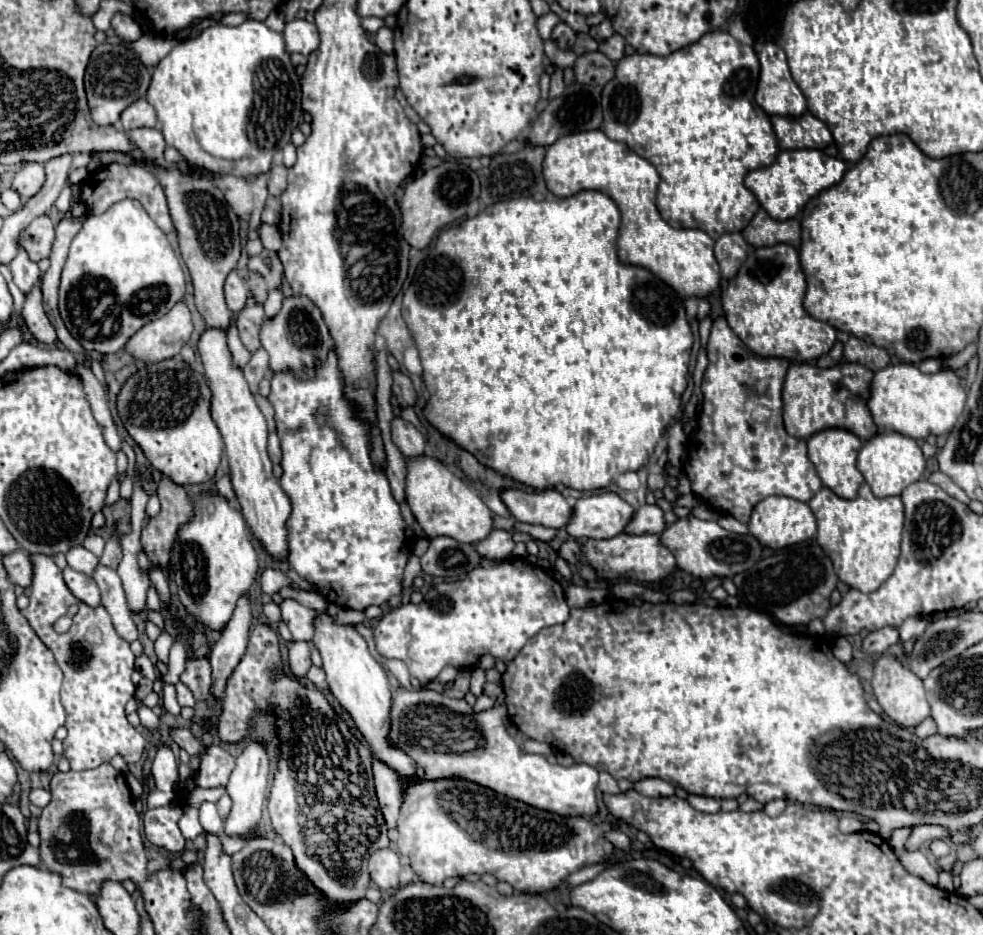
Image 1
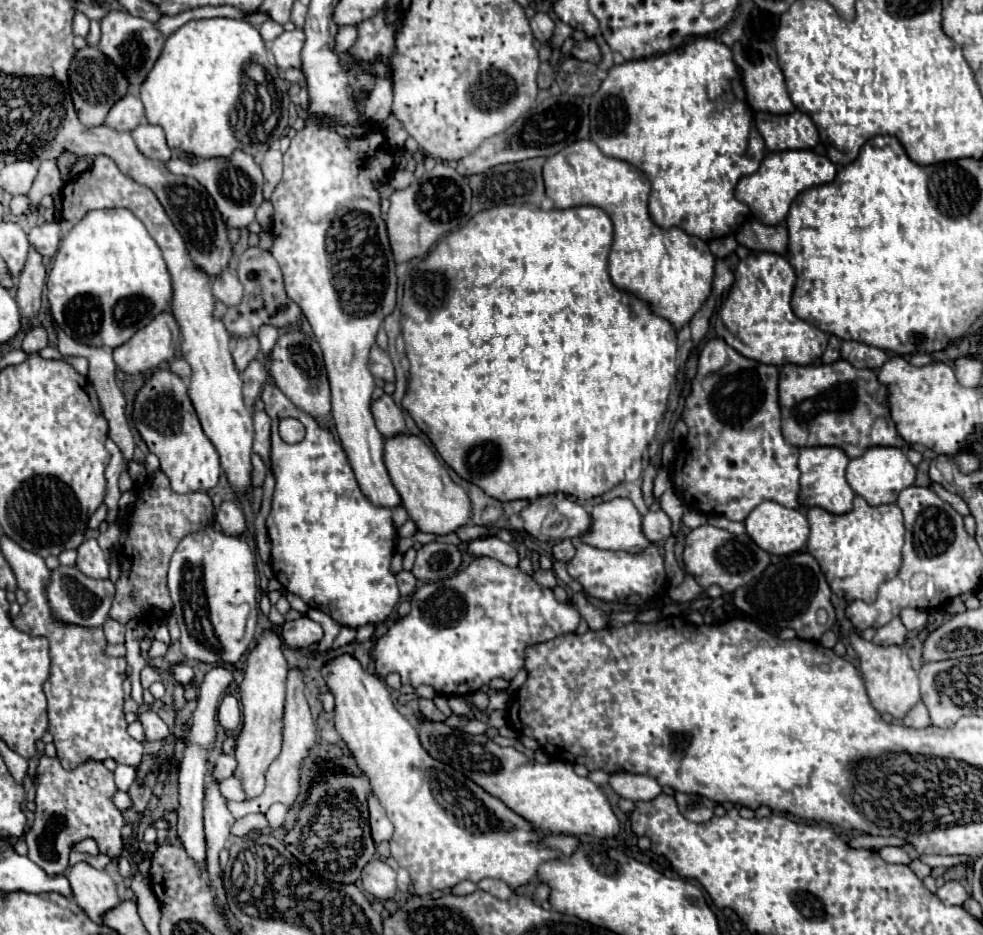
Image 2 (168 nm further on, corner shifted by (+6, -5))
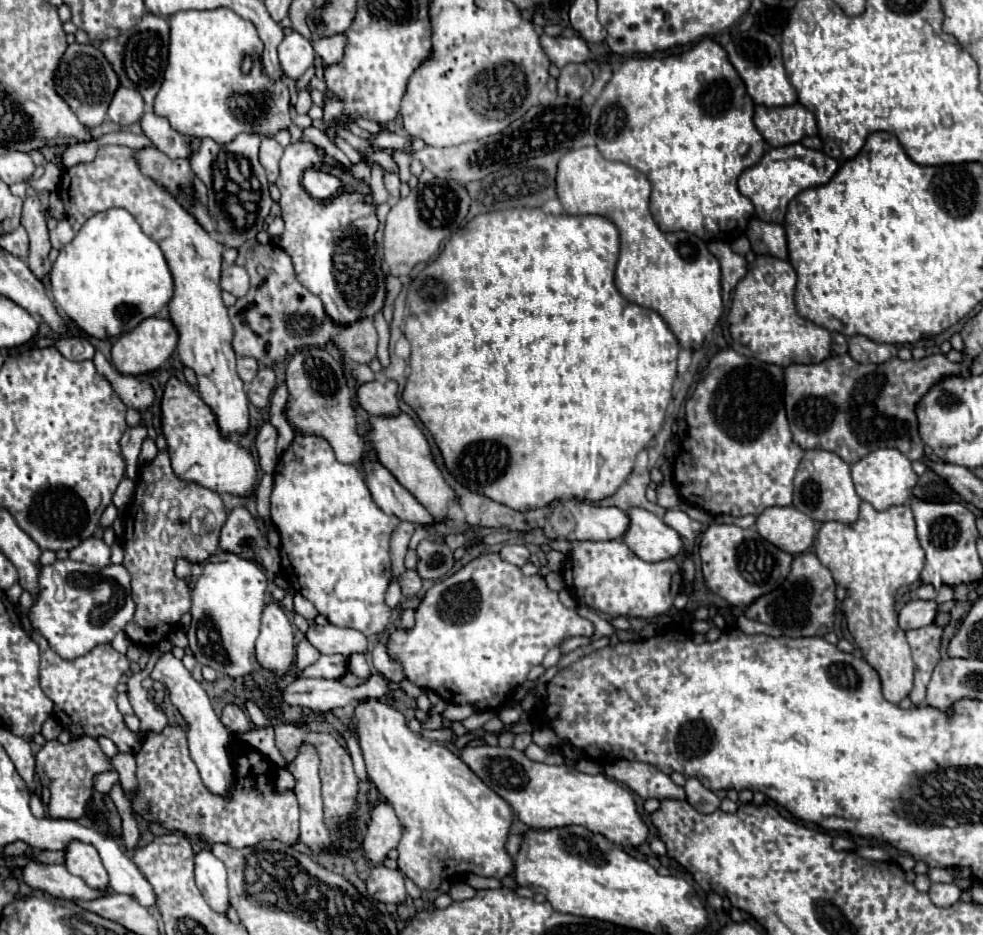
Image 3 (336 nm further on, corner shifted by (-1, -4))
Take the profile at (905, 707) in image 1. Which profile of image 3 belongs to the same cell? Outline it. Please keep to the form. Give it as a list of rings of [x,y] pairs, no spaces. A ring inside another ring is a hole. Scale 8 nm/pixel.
[[[863,502],[855,524],[825,522],[821,526],[815,540],[815,554],[831,570],[835,584],[847,590],[843,610],[849,632],[861,648],[863,658],[879,672],[883,696],[899,704],[913,688],[913,660],[905,632],[897,622],[895,596],[919,578],[925,564],[925,552],[917,538],[911,508],[903,504],[879,512],[869,502]]]

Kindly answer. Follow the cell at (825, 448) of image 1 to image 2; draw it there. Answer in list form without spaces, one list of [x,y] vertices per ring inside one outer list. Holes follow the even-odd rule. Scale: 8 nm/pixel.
[[[804,447],[800,449],[798,469],[800,469],[800,503],[804,507],[822,507],[830,513],[842,515],[852,509],[854,491],[846,481],[848,455],[838,447]]]

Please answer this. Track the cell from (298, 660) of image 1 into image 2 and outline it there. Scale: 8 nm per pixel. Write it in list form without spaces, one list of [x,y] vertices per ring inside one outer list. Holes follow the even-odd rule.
[[[292,667],[288,671],[288,681],[286,681],[286,707],[284,707],[284,743],[282,743],[282,753],[276,757],[276,761],[268,767],[266,771],[266,789],[260,797],[252,799],[252,801],[242,801],[242,803],[234,803],[228,801],[228,811],[232,811],[232,815],[236,819],[246,817],[250,813],[266,813],[268,807],[272,803],[284,803],[286,807],[294,803],[298,791],[300,791],[300,781],[298,781],[298,767],[302,763],[302,759],[308,755],[308,749],[312,747],[316,737],[314,731],[314,719],[312,713],[308,709],[306,697],[304,697],[304,681],[302,681],[302,671],[298,667]]]

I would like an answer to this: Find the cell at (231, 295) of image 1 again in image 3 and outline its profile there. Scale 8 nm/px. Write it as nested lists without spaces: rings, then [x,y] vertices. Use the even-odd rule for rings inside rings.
[[[233,264],[221,272],[221,288],[241,298],[249,290],[249,274],[245,268]]]

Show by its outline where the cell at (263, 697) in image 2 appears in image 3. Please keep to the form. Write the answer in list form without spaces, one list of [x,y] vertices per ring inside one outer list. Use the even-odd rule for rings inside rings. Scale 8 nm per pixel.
[[[267,602],[261,614],[257,660],[265,670],[285,676],[295,658],[295,632],[279,602]]]

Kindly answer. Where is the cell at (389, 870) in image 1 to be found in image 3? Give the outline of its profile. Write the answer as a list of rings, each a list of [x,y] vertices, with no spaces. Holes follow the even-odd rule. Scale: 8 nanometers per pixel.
[[[379,864],[367,878],[367,892],[371,898],[383,904],[401,904],[407,898],[405,876],[401,870],[389,870],[387,866]]]

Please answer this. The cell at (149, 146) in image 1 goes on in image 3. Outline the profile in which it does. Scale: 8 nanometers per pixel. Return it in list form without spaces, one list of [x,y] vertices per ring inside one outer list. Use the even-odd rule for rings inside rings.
[[[147,112],[141,118],[141,128],[143,128],[143,134],[153,142],[153,146],[165,152],[169,158],[187,158],[189,146],[185,138],[171,128],[167,118],[157,116],[155,112]]]

